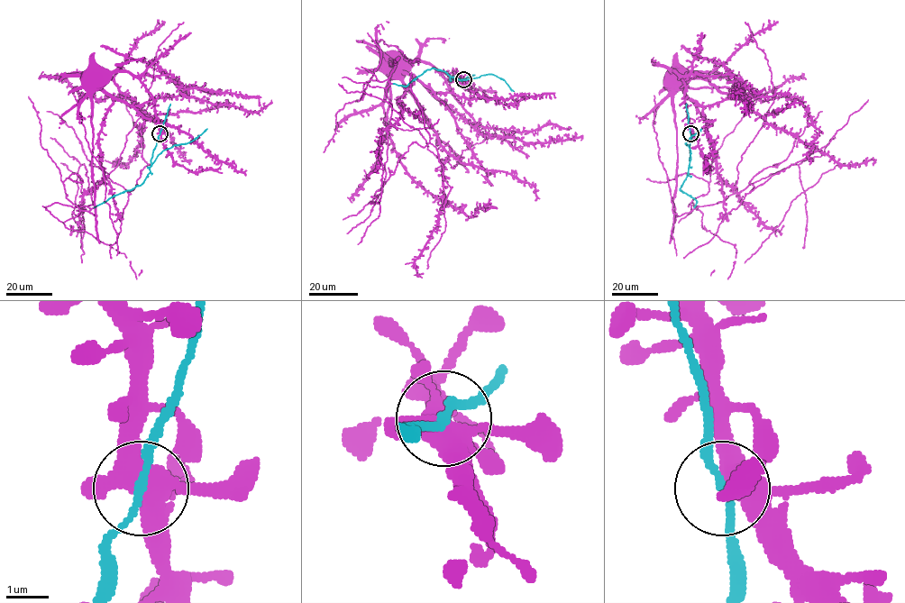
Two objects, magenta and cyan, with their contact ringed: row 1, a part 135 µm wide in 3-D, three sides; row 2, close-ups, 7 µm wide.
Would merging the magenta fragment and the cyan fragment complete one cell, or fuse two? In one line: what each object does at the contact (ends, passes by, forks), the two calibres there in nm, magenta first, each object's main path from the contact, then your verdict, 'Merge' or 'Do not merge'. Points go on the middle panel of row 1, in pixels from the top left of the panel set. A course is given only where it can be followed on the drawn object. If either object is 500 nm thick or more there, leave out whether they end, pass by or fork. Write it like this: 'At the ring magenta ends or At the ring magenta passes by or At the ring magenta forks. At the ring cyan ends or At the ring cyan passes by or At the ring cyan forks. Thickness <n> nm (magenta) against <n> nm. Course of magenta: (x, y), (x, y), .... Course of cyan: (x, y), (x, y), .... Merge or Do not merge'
At the ring magenta forks. At the ring cyan passes by. Thickness 480 nm (magenta) against 170 nm. Course of magenta: (463, 79), (458, 74), (445, 74), (423, 61), (381, 62). Course of cyan: (463, 79), (433, 68), (406, 86), (393, 83). Merge

